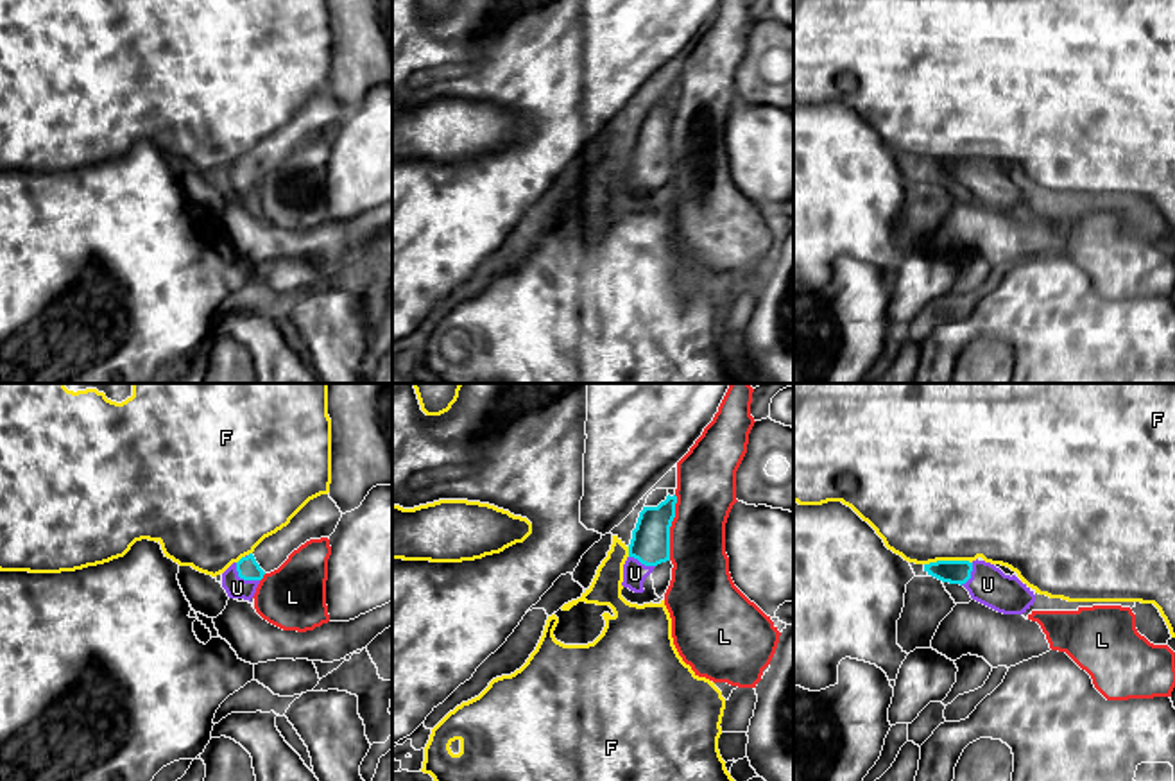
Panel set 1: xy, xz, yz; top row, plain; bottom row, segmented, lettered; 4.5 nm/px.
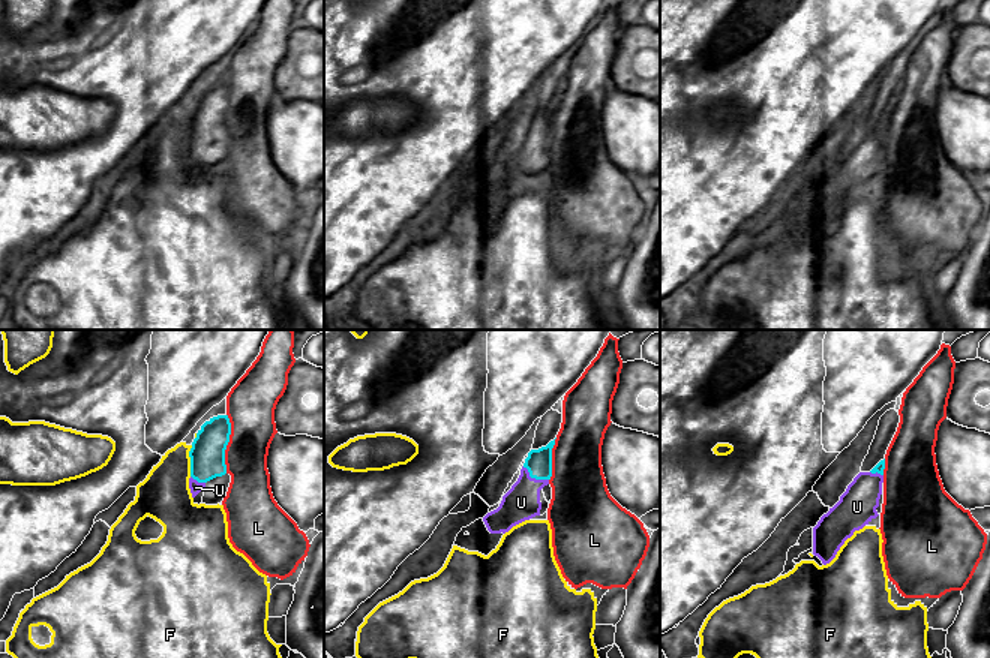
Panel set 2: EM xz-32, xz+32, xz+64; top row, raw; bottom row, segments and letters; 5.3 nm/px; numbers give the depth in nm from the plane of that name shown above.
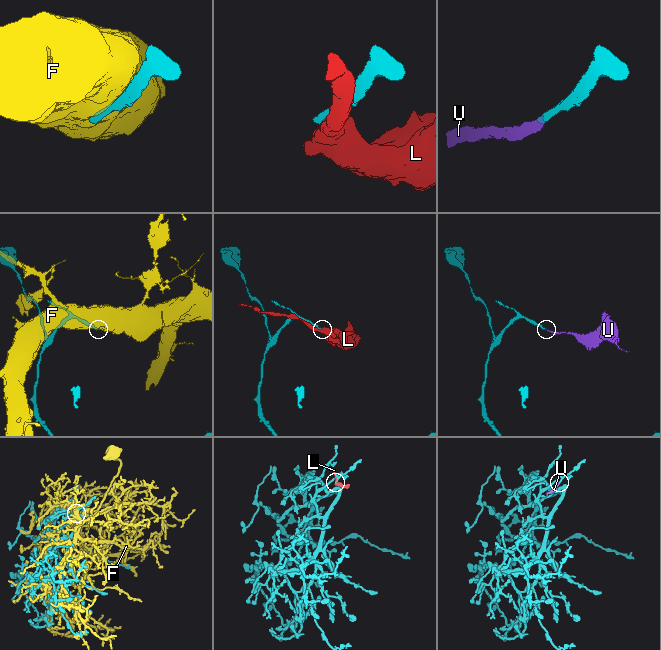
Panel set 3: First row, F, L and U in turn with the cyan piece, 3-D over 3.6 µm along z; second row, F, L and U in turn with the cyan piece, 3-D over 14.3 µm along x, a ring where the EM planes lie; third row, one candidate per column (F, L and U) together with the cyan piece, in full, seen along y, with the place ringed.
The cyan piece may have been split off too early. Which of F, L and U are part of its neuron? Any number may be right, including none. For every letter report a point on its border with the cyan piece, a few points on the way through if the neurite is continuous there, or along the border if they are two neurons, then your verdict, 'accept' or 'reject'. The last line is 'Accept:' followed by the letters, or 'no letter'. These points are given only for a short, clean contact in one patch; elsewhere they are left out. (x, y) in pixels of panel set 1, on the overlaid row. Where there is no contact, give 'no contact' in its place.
F: meets cyan in yz at (948, 561); reject
L: meets cyan in xz at (670, 525); reject
U: meets cyan in xy at (242, 577); runs through xy (248, 568), (242, 577), (237, 588); accept
Accept: U

